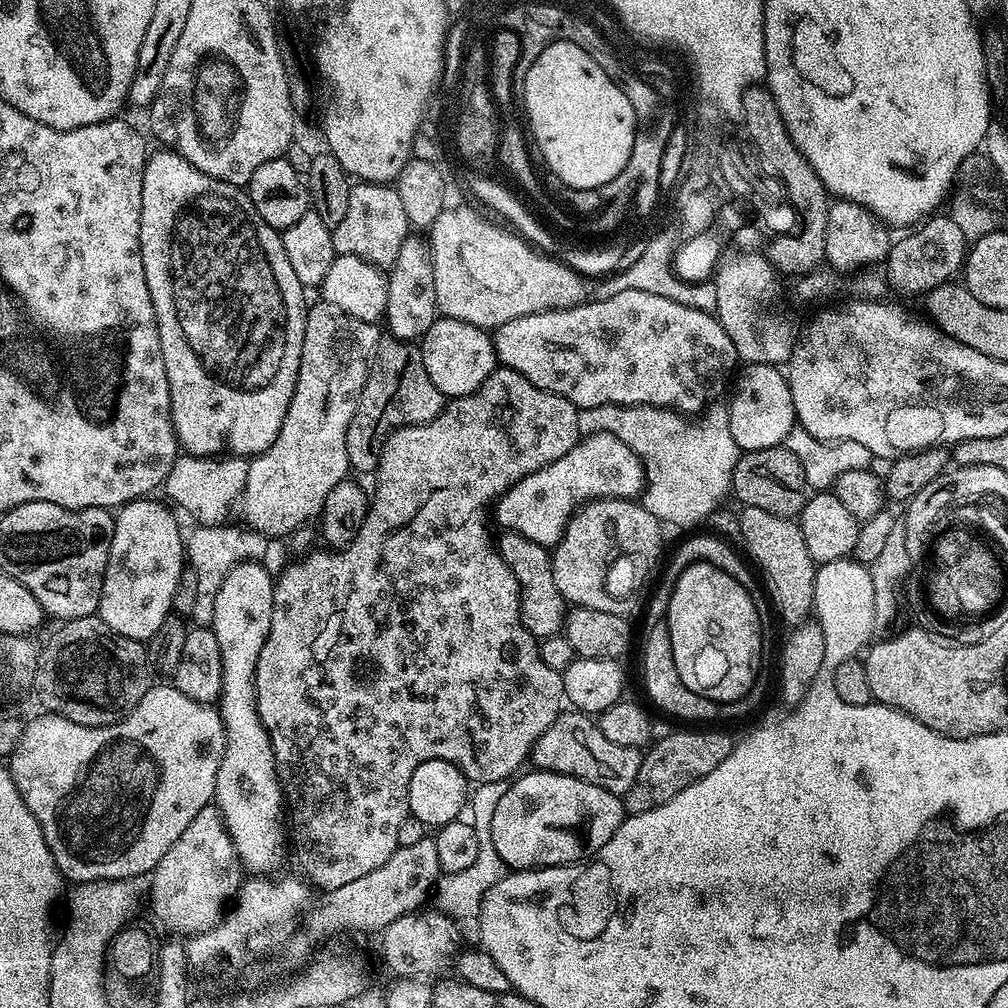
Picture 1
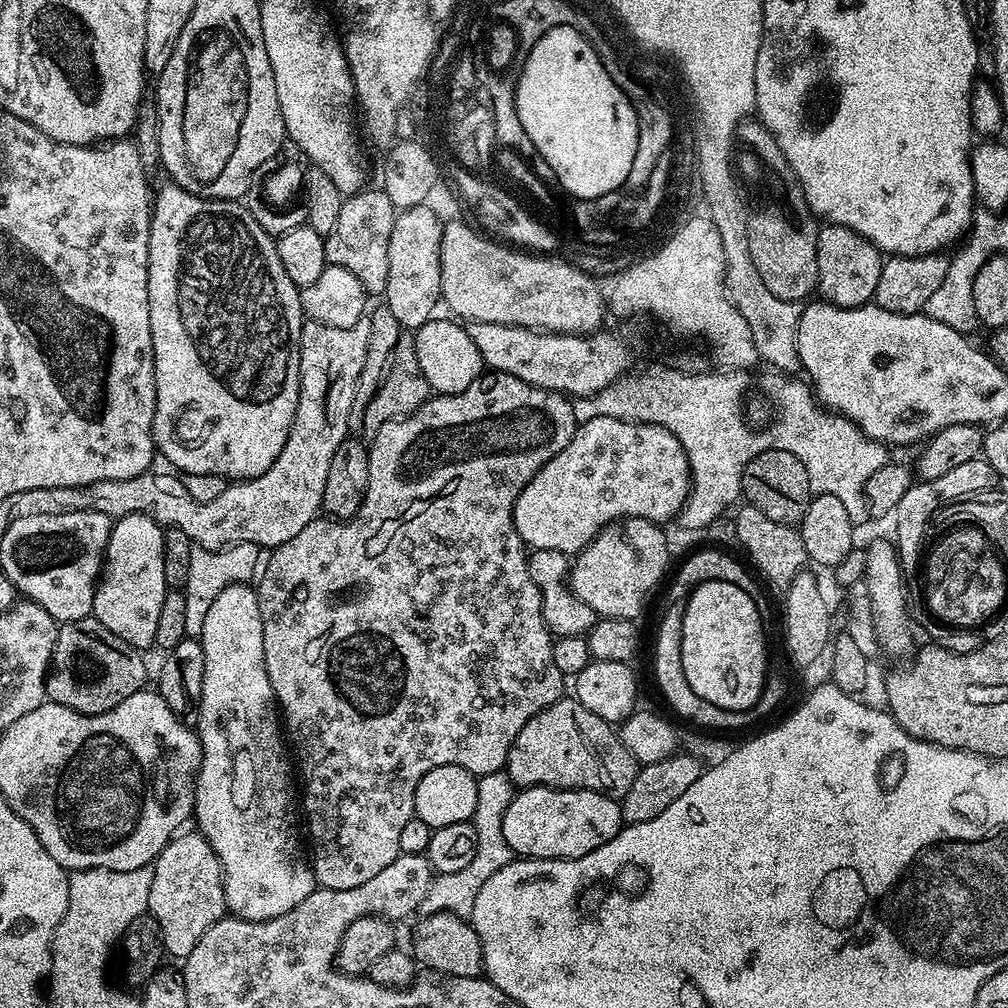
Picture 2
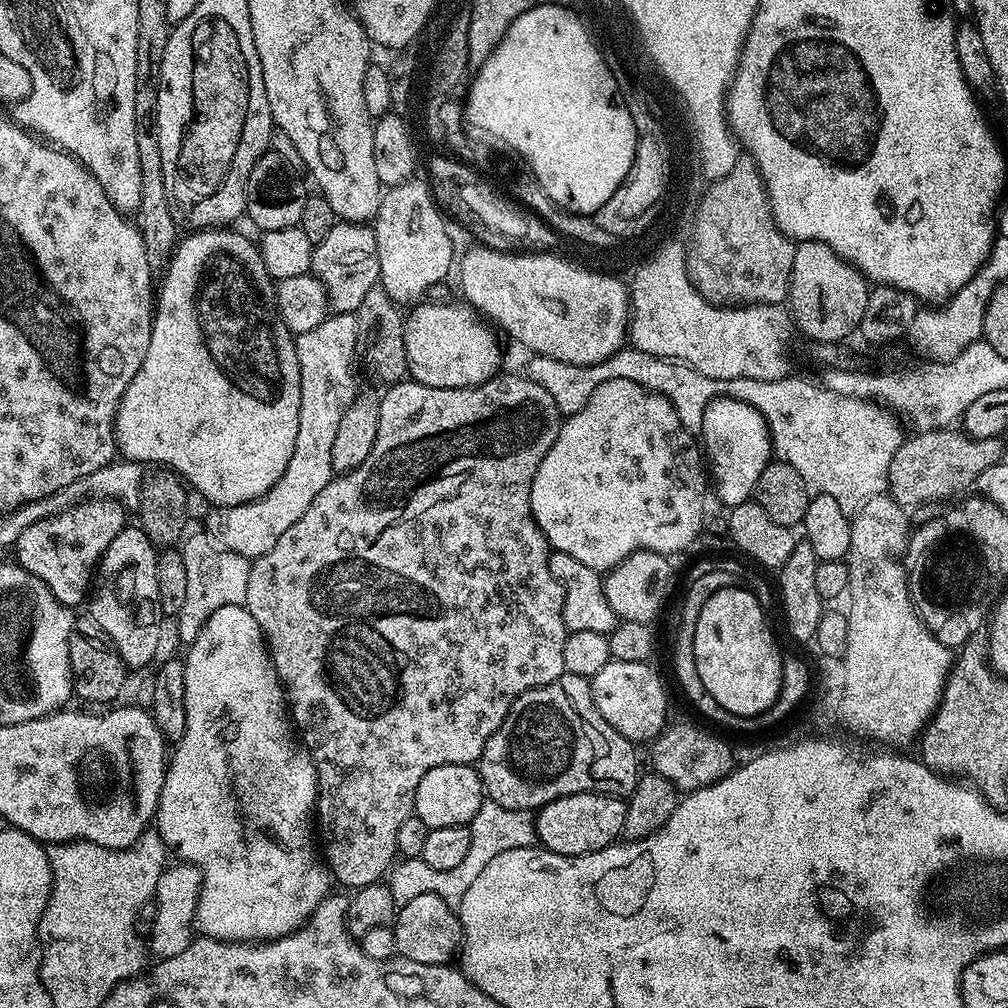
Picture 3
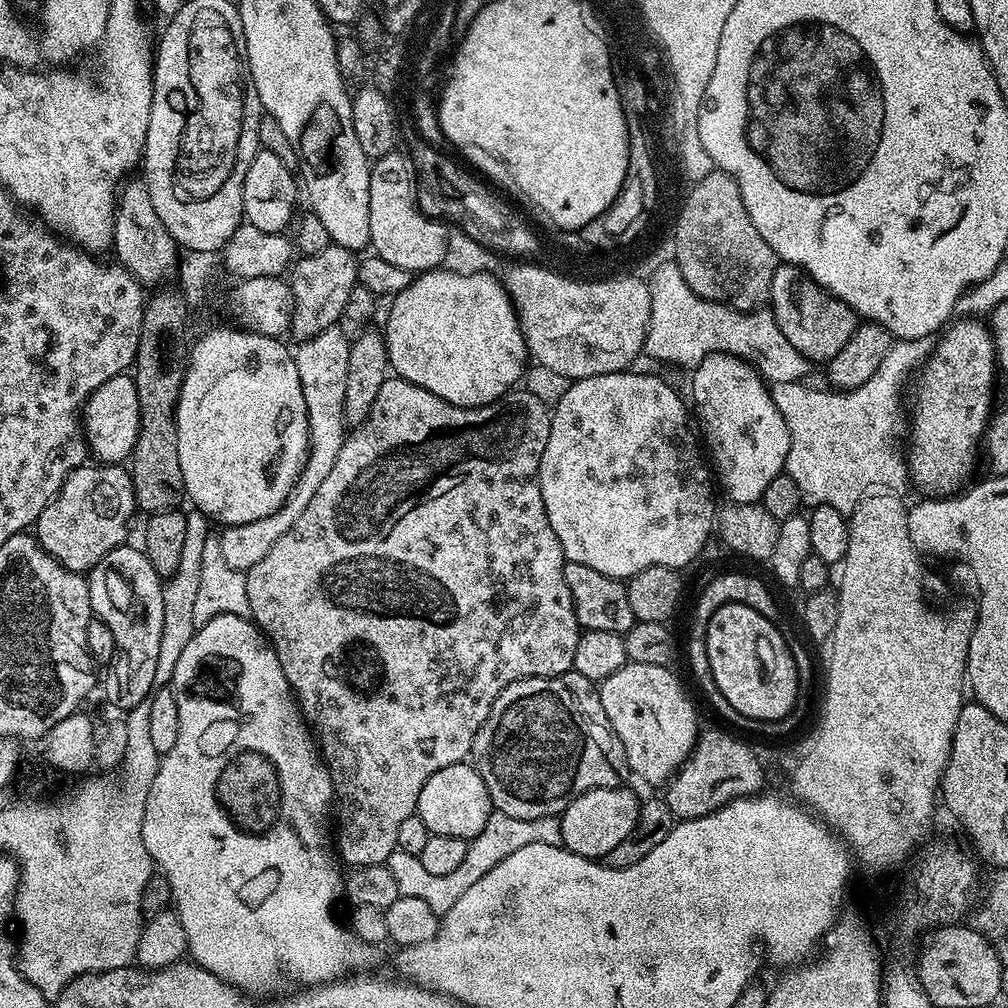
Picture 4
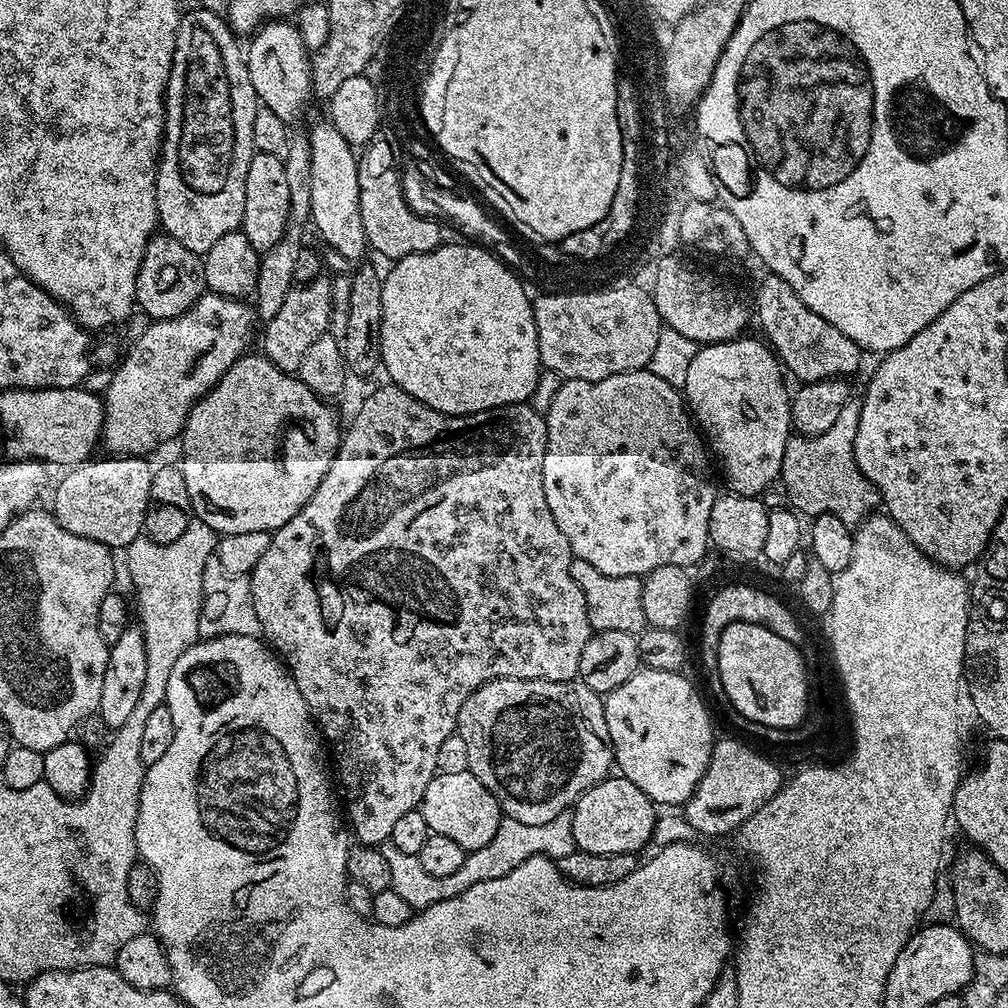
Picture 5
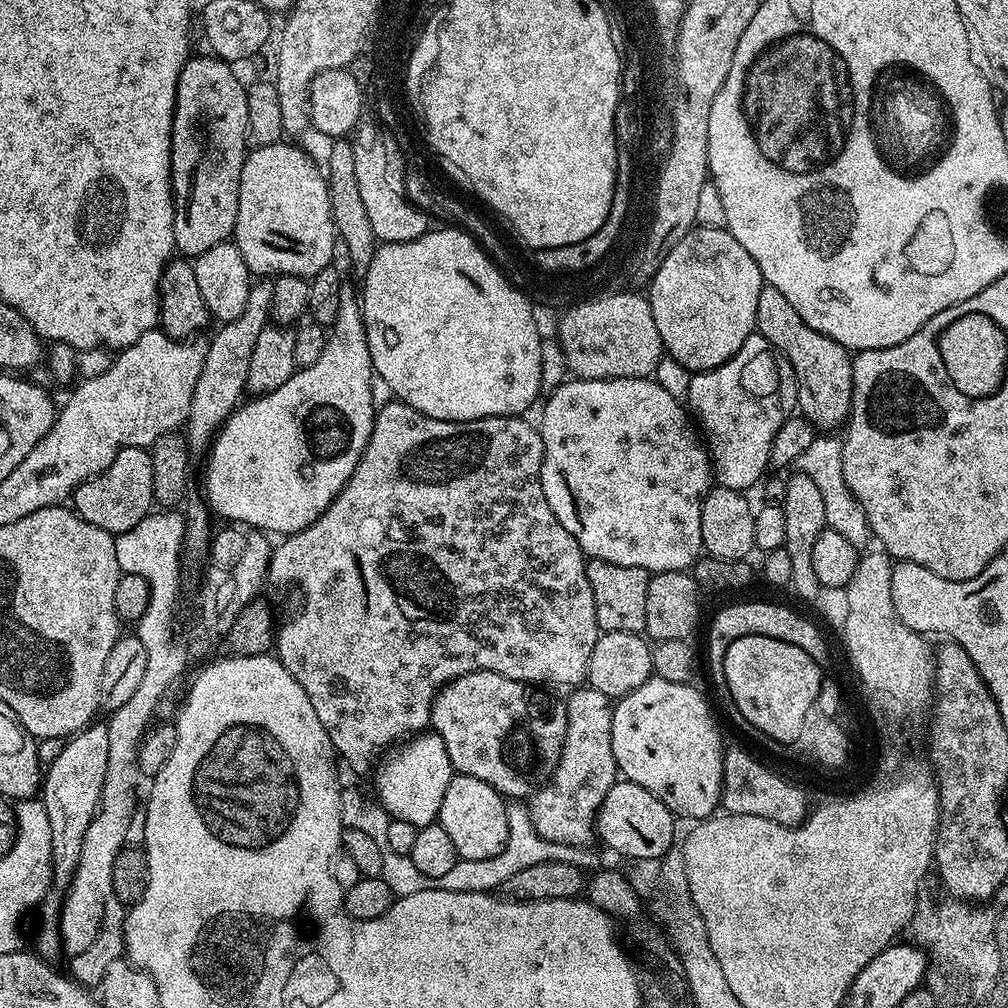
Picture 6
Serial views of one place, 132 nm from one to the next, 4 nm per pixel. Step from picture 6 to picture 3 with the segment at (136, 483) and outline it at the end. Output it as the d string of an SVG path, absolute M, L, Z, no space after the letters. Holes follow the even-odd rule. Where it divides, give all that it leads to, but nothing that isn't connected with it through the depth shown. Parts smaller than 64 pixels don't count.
M93 498L83 504L73 504L65 512L22 530L14 545L15 563L46 582L58 602L69 606L77 606L83 600L85 603L100 559L126 526L124 515L126 509L119 500Z

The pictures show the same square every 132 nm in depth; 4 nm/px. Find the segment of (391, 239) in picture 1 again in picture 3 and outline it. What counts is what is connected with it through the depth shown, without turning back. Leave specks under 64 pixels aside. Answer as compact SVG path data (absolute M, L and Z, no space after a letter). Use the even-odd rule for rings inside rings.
M337 222L330 234L315 245L311 275L323 284L336 312L356 312L365 307L368 296L380 284L378 238L368 222Z

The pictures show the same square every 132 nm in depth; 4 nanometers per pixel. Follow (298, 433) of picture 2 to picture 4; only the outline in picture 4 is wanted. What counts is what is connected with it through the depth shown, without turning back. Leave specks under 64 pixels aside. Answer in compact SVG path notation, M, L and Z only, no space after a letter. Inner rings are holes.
M340 327L327 328L314 338L301 340L295 345L294 355L298 366L298 382L302 382L302 398L306 398L306 414L308 415L308 457L304 463L298 482L292 487L290 499L274 514L249 524L229 524L219 533L222 554L229 566L234 570L247 573L298 522L298 518L306 506L310 506L314 494L318 494L318 486L322 486L322 478L327 478L334 461L338 458L338 450L342 450L346 439L346 425L342 414L342 401L346 399L346 365L350 363L350 337L342 334Z

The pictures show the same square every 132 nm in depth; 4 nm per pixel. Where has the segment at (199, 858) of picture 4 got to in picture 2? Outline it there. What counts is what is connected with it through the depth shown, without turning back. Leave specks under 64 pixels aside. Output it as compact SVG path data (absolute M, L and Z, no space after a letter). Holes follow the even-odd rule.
M247 583L226 586L218 598L214 598L214 606L206 614L206 622L202 626L202 634L199 636L200 645L204 651L204 677L202 678L202 698L200 699L200 710L198 721L198 735L202 746L202 762L196 775L196 806L194 809L194 824L201 836L210 842L214 854L220 859L220 870L224 874L224 902L227 911L233 917L242 920L269 920L278 918L298 902L302 902L311 892L315 892L318 885L316 875L312 873L312 865L300 853L300 840L296 837L296 828L292 825L292 776L288 773L288 760L284 757L284 744L282 739L282 720L278 715L278 705L276 695L270 686L270 674L266 674L266 662L264 661L264 647L262 646L262 618L260 617L260 607L256 597L255 587Z

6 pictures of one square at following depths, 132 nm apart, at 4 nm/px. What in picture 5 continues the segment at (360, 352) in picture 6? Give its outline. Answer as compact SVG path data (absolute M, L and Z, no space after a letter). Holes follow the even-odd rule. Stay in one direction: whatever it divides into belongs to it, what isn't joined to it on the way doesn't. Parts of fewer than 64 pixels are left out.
M245 354L236 360L230 366L230 370L226 370L226 374L222 374L222 378L217 384L200 397L199 402L190 410L188 421L184 423L182 433L184 454L178 466L186 478L186 490L190 490L193 517L206 522L206 526L210 526L210 530L214 530L221 537L250 534L251 532L271 534L277 528L286 526L286 522L290 522L290 518L294 518L294 514L298 514L298 510L302 510L306 506L306 502L310 502L314 490L318 490L318 482L322 482L322 478L326 478L326 470L330 470L330 462L340 448L342 424L336 421L336 412L328 404L331 403L325 402L317 396L316 392L307 388L299 378L278 370L278 366L274 366L274 362L270 362L262 354L256 354L256 356Z

